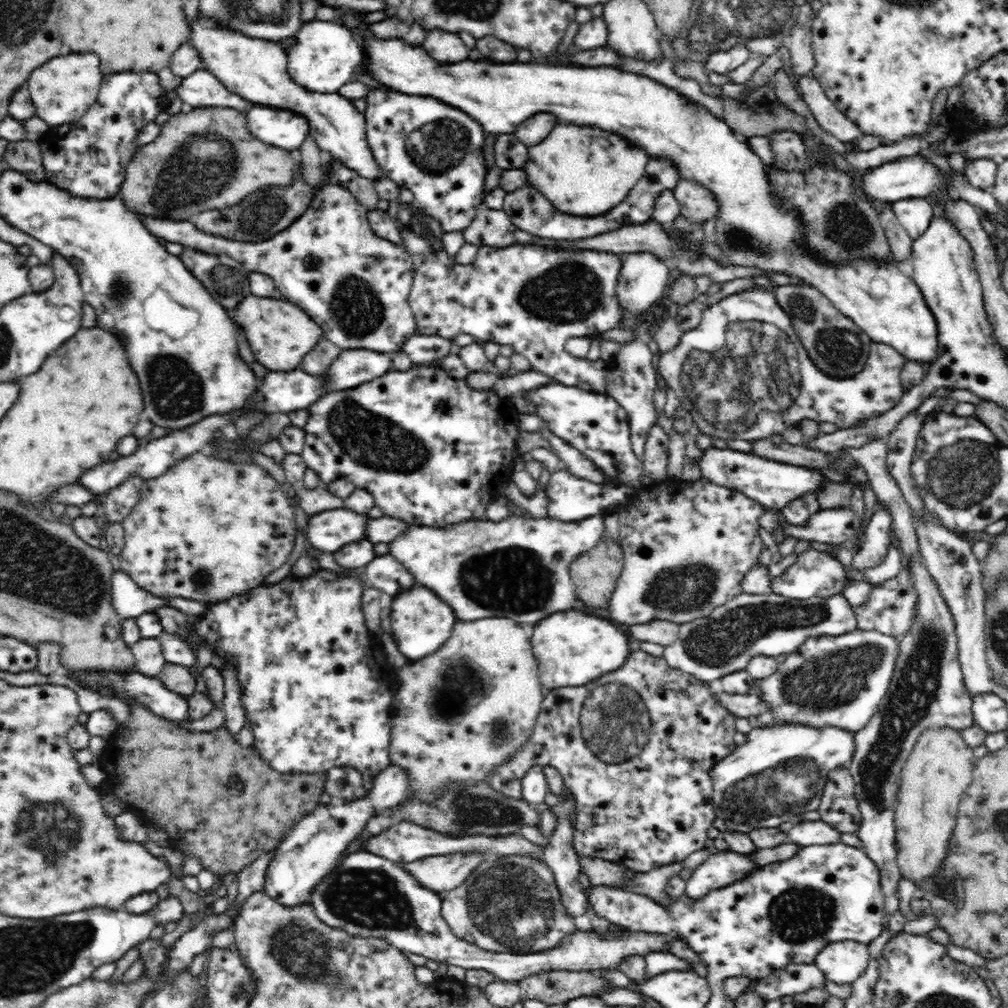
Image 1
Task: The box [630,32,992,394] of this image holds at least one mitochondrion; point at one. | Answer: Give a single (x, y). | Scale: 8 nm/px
(840, 350)

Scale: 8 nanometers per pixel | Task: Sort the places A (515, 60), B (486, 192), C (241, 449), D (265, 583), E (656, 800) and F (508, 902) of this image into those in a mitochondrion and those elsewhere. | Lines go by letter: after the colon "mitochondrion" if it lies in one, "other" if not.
A: other
B: other
C: mitochondrion
D: other
E: other
F: mitochondrion

